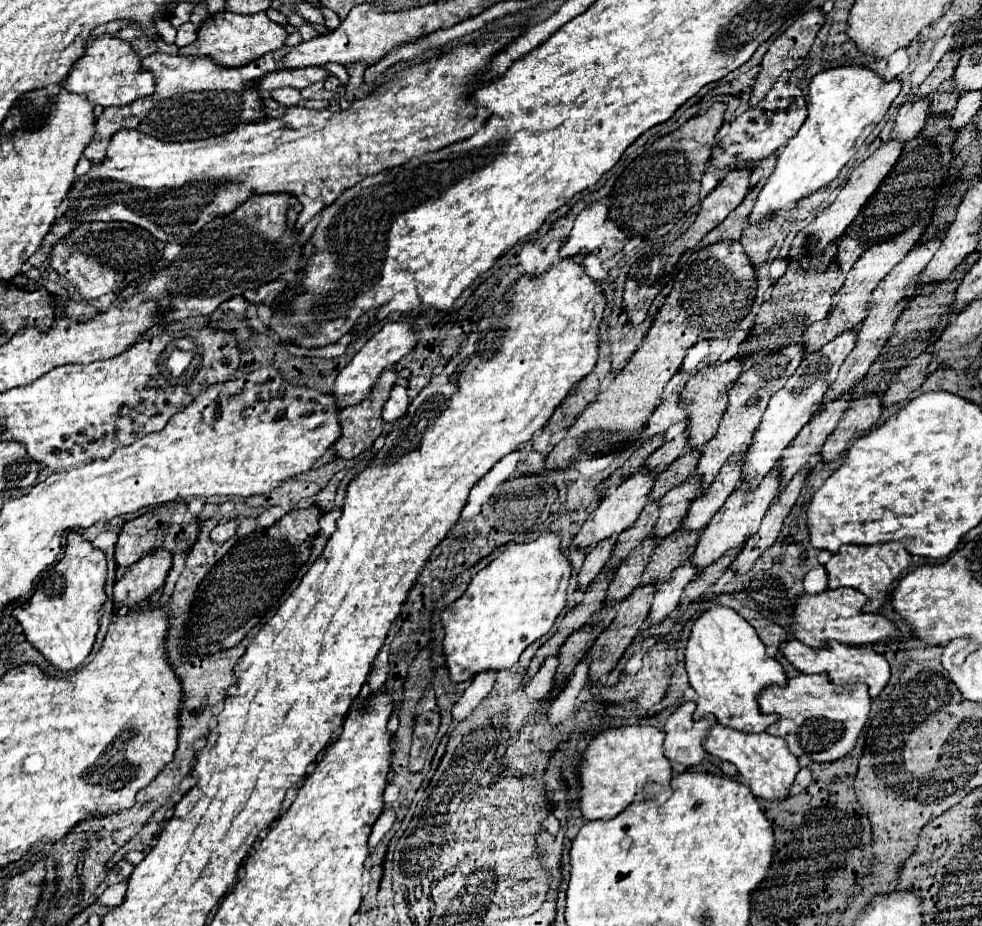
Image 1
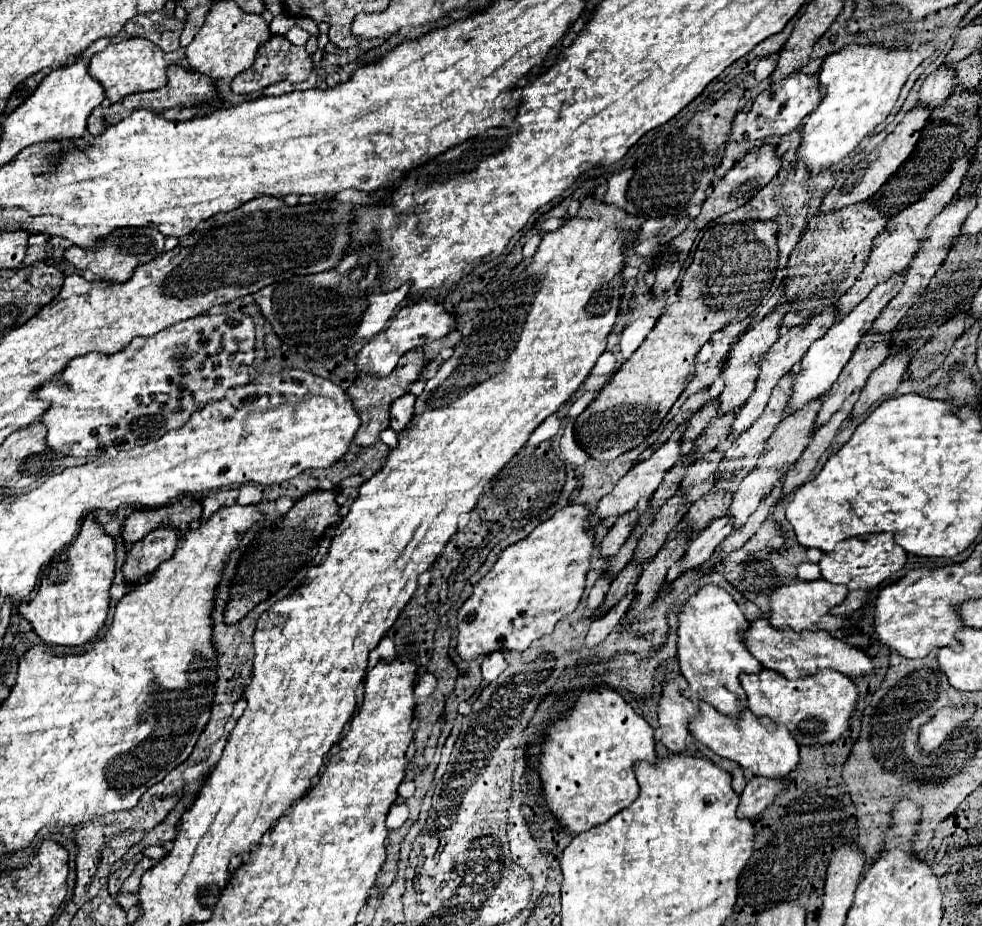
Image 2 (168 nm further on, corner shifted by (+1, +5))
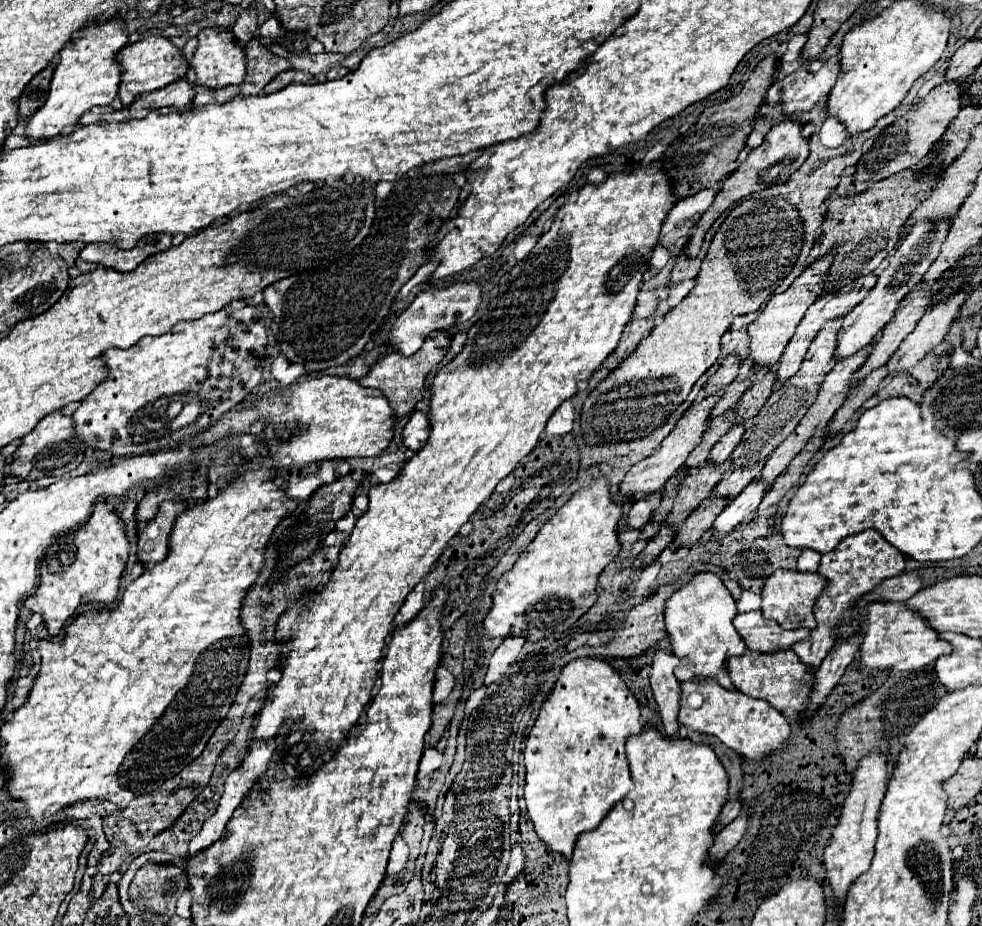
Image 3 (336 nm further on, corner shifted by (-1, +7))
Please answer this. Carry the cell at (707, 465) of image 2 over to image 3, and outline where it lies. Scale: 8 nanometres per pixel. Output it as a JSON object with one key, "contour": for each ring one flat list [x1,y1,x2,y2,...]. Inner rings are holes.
{"contour":[[739,424,739,428,731,428,713,448,711,448,711,454,709,454,709,462,713,466,721,466,725,460,729,460,733,448,739,444,743,436,743,426]]}

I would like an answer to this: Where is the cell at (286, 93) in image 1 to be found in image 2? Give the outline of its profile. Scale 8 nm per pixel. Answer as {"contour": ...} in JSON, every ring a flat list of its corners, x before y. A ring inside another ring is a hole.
{"contour":[[283,80,283,82,275,82,275,84,267,86,263,90,263,96,281,96,281,94,287,94,287,92,293,92,293,90,295,90,295,86,291,82]]}

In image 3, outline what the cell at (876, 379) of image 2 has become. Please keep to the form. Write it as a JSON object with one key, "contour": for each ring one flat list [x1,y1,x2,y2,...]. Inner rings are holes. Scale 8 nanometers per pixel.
{"contour":[[957,294,945,302,939,302,937,306,929,308,925,312,925,316,919,320,919,324,915,326,915,330,901,342,901,346,889,358,889,362,885,364,885,370,889,374,909,370,919,360,923,360,931,352,931,348,941,344,941,340,949,332,949,326,955,320,963,300,965,300,965,294]]}

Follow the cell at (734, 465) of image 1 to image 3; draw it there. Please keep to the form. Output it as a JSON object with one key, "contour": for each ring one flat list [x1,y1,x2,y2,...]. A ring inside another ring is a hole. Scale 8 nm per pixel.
{"contour":[[833,320,831,324,825,324,819,330,819,334,815,336,815,340,811,342,811,346,805,354,805,360,803,360,799,372,795,376,791,376,783,388,775,390,773,396,769,396,769,400,767,400,763,412,759,412,759,416,751,418,751,424,745,428,739,446,731,454,731,468,751,466,751,464,767,458,793,432,793,428,799,424,799,420,803,418,807,408,813,404,813,400,819,392,819,384,823,382,823,376,835,366,835,364,831,364,831,352,835,348,835,332,841,328,841,322,843,320]]}

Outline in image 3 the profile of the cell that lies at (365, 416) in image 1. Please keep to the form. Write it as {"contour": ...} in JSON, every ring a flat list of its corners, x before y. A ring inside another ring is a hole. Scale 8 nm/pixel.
{"contour":[[433,332,423,342,421,350,417,350,413,356,409,356,409,358,399,356,399,354,381,356,369,368,369,372,365,376,361,376,357,382,361,386,371,386,371,388,381,390,383,396,389,400,389,406,393,408,393,416,395,418,405,418,405,416,411,414,411,410,415,410,415,404,425,398,425,376,443,360,449,344,451,344,451,334,449,332]]}

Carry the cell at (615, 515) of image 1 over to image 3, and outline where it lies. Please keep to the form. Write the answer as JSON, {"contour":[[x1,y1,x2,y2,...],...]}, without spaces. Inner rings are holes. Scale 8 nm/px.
{"contour":[[717,392,717,394,709,396,709,398,705,398,699,406,695,406,695,408,693,408,695,414,683,416,683,418,675,424,675,428,671,430,671,434,661,442,659,450,655,450,651,456,647,456,645,460,641,460,639,464,635,464,635,466,627,472,625,480,623,480,621,486,619,486,617,496,621,496,621,498,633,498,633,500,635,500,635,498,639,498,639,496,643,496,643,494,651,494,651,492,661,490,663,484,683,466,683,462,687,460,689,452,701,442,701,436,703,436,703,432,707,430,707,424,709,424,709,408,711,408,719,398,721,398,721,392]]}

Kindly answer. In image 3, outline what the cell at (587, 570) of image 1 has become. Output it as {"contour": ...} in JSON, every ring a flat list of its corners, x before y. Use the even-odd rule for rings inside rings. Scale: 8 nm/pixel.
{"contour":[[653,492,653,494,647,494,639,500,635,500,629,510,629,516,627,516,627,528,629,530,643,528,649,522,651,512,659,508,659,500,661,500,661,492]]}

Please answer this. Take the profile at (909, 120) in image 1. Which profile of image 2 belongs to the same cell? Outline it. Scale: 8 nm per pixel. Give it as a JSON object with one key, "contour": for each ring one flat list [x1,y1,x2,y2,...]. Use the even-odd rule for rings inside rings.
{"contour":[[939,66,933,74,925,78,919,90,919,102,929,108,937,108,951,96,953,86,955,86,955,68]]}

